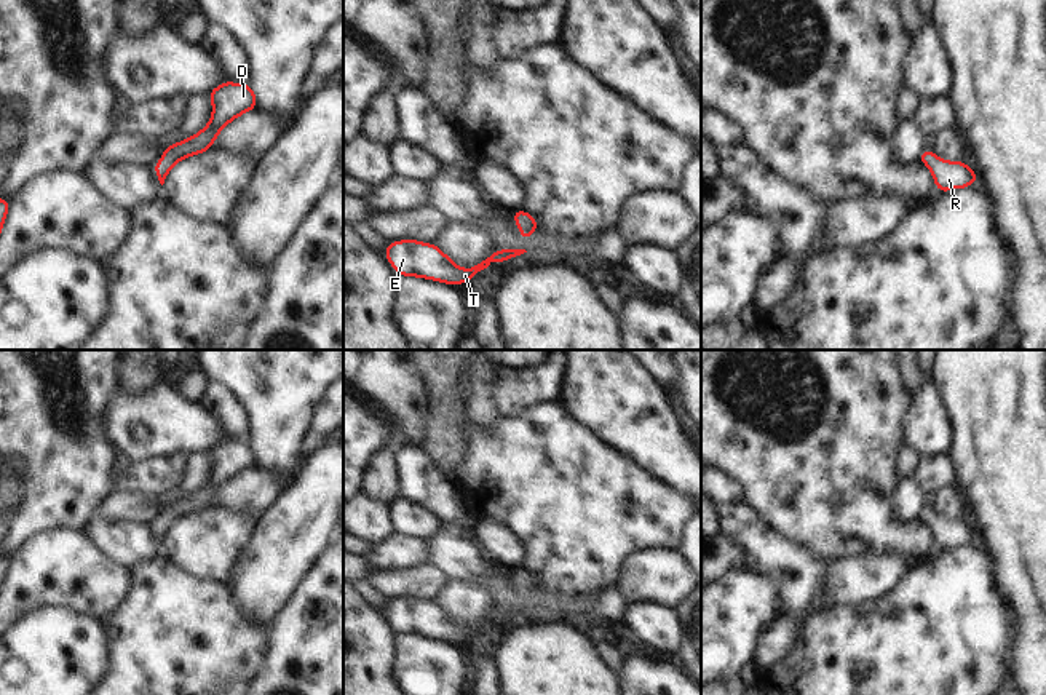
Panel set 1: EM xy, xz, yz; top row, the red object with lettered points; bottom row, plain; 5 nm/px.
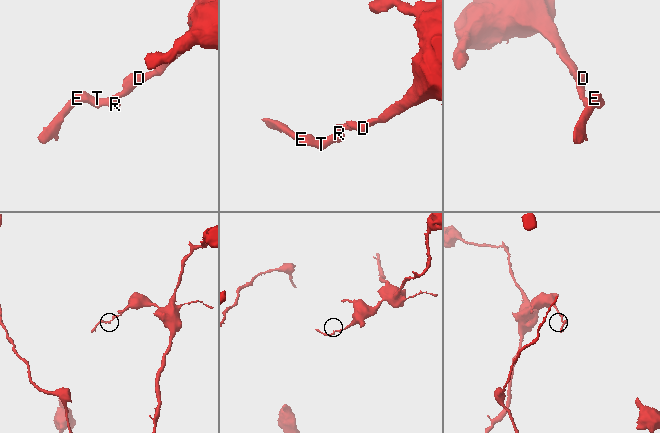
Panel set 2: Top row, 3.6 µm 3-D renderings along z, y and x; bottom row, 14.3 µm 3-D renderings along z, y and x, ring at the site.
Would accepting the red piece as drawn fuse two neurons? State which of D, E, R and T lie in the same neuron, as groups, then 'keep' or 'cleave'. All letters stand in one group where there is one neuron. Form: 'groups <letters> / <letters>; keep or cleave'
groups D E R T; keep

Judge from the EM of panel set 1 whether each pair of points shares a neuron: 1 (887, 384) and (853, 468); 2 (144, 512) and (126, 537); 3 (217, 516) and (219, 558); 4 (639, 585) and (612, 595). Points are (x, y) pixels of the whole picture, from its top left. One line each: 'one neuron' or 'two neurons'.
1: one neuron
2: two neurons
3: one neuron
4: two neurons

